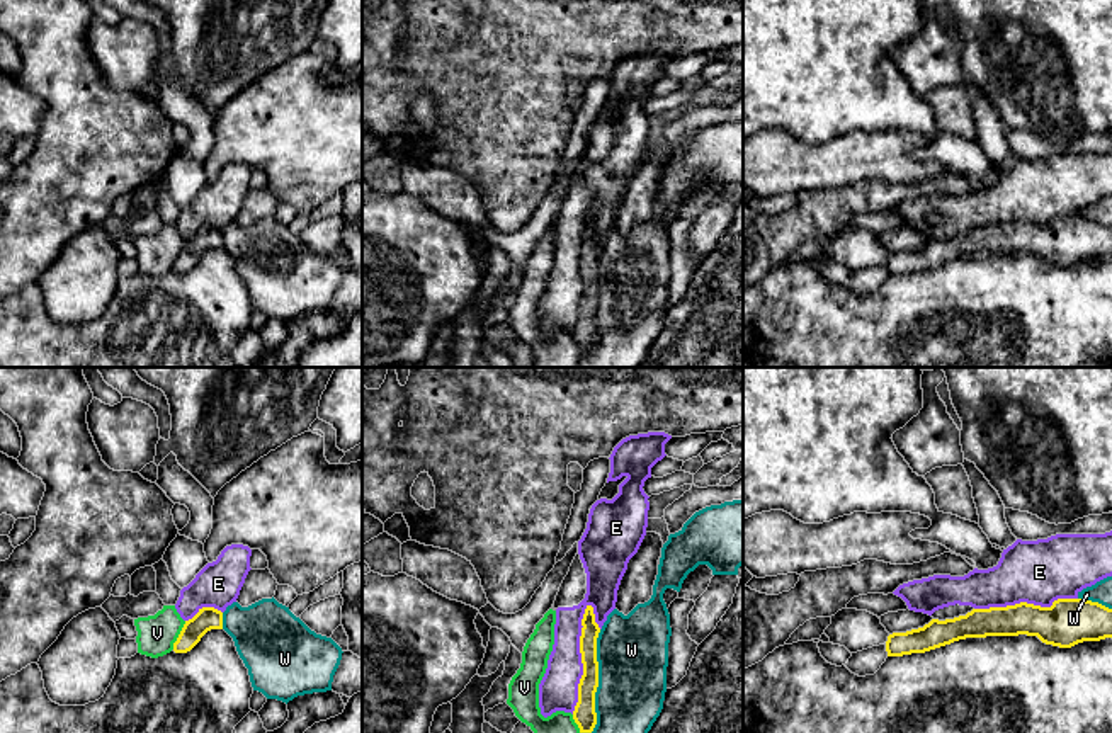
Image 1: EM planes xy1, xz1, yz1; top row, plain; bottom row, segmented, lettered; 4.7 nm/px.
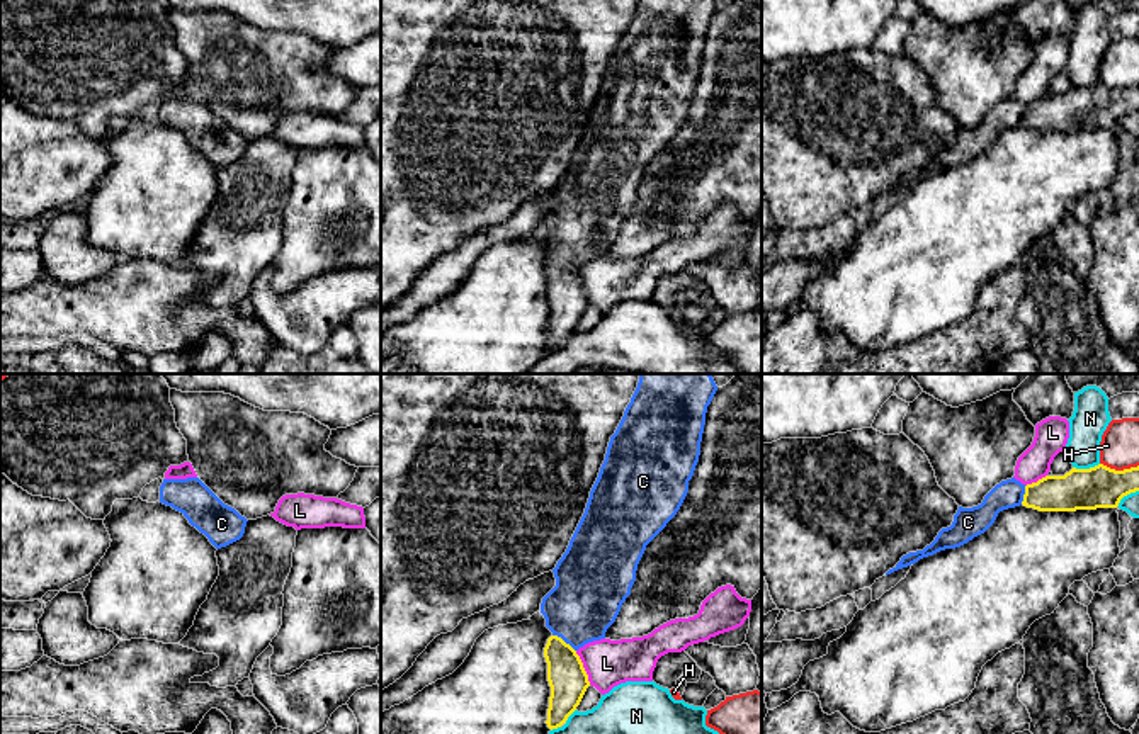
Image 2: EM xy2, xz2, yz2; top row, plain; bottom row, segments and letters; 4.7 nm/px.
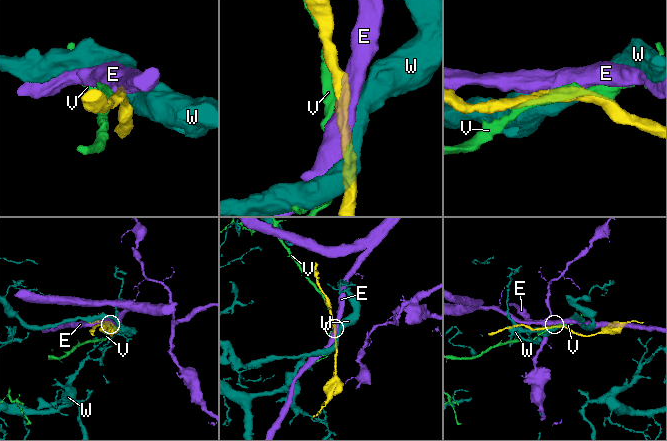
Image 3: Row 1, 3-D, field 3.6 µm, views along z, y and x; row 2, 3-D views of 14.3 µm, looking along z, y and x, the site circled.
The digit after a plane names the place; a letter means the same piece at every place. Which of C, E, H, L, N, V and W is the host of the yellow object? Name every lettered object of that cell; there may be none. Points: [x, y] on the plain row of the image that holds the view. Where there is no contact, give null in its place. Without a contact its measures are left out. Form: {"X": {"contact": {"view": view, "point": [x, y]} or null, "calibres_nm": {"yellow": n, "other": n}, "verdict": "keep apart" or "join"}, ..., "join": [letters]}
{"C": {"contact": {"view": "xz2", "point": [563, 260]}, "calibres_nm": {"yellow": 190, "other": 320}, "verdict": "join"}, "E": {"contact": {"view": "xz1", "point": [582, 278]}, "calibres_nm": {"yellow": 100, "other": 190}, "verdict": "keep apart"}, "H": {"contact": {"view": "yz2", "point": [1119, 90]}, "calibres_nm": {"yellow": 200, "other": 190}, "verdict": "keep apart"}, "L": {"contact": {"view": "xz2", "point": [583, 287]}, "calibres_nm": {"yellow": 190, "other": 220}, "verdict": "keep apart"}, "N": {"contact": {"view": "yz2", "point": [1085, 89]}, "calibres_nm": {"yellow": 200, "other": 180}, "verdict": "keep apart"}, "V": {"contact": {"view": "xy1", "point": [179, 254]}, "calibres_nm": {"yellow": 110, "other": 180}, "verdict": "keep apart"}, "W": {"contact": {"view": "xz1", "point": [597, 305]}, "calibres_nm": {"yellow": 110, "other": 340}, "verdict": "keep apart"}, "join": ["C"]}

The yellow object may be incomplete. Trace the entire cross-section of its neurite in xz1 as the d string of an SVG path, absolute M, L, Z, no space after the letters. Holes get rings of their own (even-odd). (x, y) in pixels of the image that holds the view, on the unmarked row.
M587 224L582 238L580 272L583 282L583 294L578 303L578 321L573 330L573 338L580 352L592 352L597 344L595 311L599 306L599 281L597 281L597 257L600 252L595 241L593 226Z

